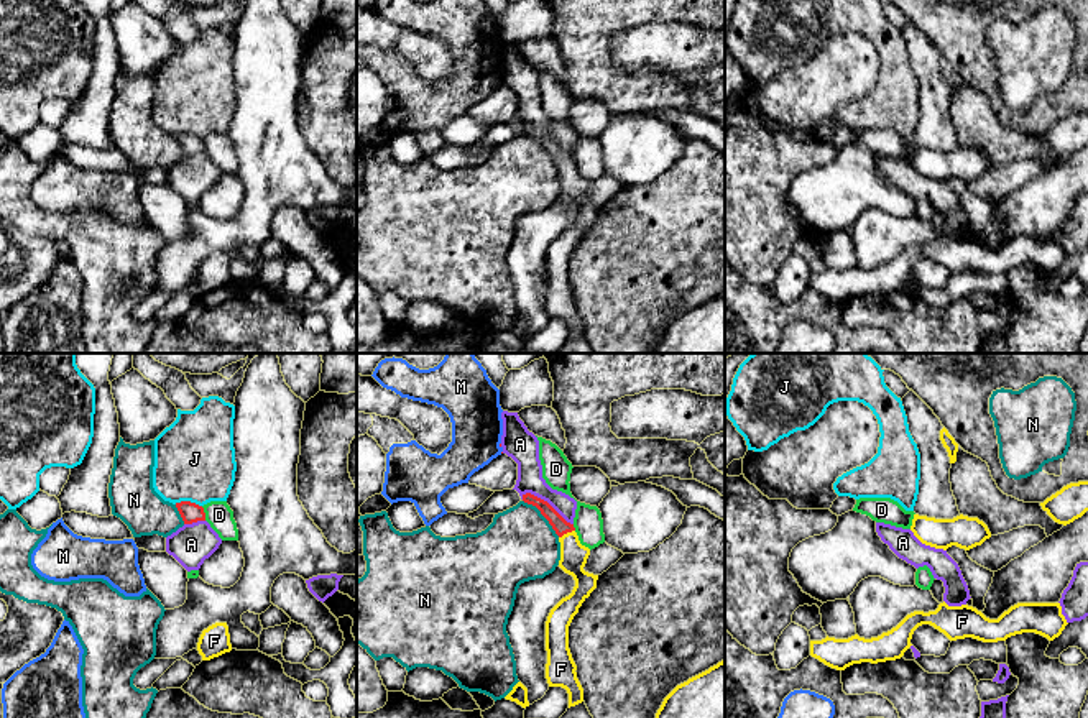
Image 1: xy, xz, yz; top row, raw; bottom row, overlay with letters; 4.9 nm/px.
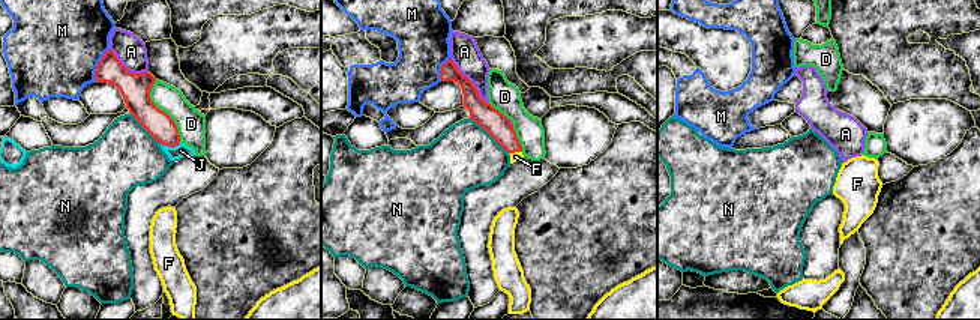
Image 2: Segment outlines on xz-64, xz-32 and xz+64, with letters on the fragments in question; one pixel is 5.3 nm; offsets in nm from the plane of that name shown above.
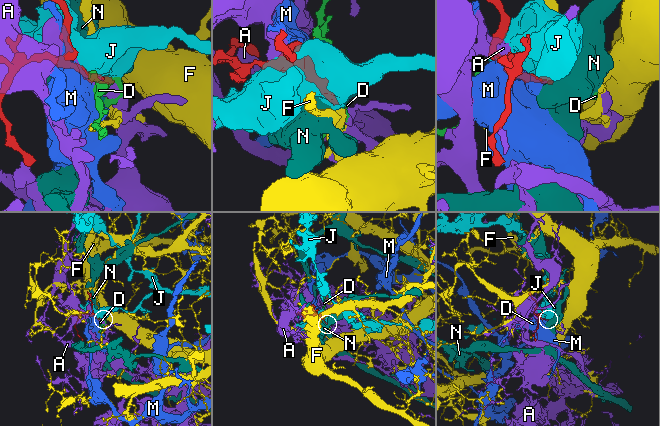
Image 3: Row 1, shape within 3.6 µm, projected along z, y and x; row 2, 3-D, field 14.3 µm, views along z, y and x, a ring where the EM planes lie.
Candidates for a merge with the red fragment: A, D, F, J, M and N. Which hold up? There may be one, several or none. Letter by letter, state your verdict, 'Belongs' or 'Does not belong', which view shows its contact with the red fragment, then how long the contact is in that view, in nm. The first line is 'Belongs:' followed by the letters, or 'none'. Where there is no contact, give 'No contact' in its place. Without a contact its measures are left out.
Belongs: F
A: Does not belong. Touches red in xz. Shared border 300 nm
D: Does not belong. Touches red in xy. Shared border 80 nm
F: Belongs. Touches red in xz. Shared border 90 nm
J: Does not belong. Touches red in xy. Shared border 140 nm
M: Does not belong. No contact
N: Does not belong. Touches red in xz. Shared border 260 nm

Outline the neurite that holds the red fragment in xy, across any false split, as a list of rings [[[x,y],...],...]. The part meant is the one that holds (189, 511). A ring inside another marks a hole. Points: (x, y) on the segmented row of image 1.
[[[181,501],[181,503],[176,503],[176,508],[177,508],[184,524],[192,524],[192,522],[197,522],[197,521],[205,521],[204,508],[196,504],[196,503]]]

